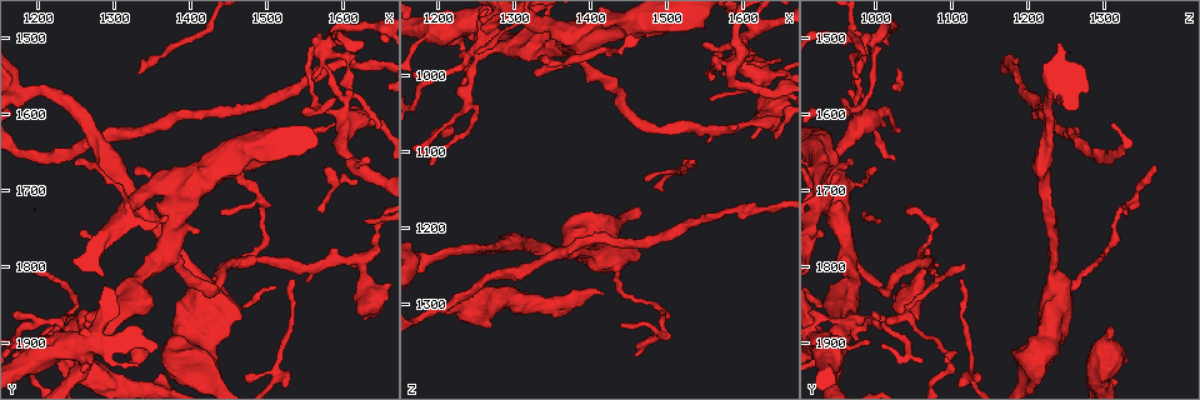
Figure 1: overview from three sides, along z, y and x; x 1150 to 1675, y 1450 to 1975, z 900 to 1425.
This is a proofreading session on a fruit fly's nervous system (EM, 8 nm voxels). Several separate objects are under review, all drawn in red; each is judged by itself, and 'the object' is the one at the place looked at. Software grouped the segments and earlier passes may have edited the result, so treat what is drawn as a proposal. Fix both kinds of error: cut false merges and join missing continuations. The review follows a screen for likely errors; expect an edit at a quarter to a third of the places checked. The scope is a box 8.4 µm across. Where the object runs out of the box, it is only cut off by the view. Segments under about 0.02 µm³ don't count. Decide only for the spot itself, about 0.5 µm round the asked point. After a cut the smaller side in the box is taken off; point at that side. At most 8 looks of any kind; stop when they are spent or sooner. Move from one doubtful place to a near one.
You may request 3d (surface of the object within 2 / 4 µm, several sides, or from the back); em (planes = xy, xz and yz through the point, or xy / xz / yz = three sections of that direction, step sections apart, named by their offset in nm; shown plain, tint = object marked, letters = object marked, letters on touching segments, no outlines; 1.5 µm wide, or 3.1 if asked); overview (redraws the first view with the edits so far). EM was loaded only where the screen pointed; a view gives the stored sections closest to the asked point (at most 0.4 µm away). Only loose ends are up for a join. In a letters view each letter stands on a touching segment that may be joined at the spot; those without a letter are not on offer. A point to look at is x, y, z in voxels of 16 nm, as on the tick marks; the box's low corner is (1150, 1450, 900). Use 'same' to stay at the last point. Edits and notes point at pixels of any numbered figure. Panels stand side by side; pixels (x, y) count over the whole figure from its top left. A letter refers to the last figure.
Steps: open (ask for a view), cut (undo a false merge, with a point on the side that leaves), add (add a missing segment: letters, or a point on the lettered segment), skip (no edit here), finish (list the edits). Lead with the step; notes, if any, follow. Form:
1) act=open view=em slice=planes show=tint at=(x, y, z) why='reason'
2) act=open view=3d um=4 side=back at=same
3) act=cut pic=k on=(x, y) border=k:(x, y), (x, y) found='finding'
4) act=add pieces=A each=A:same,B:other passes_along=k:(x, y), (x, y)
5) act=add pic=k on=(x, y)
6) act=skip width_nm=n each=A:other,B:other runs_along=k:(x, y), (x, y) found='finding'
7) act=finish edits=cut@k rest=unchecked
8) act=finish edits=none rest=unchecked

act=open view=3d um=4 at=(1425, 1835, 1015) why='abrupt turn'

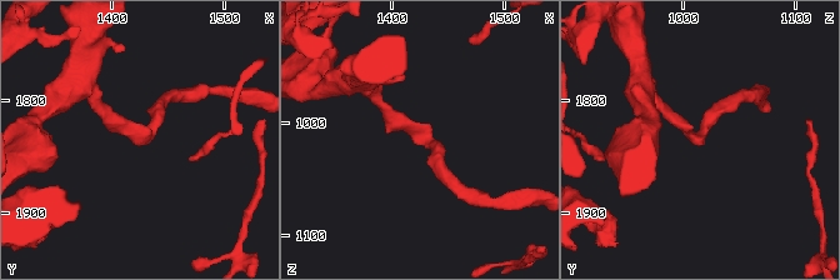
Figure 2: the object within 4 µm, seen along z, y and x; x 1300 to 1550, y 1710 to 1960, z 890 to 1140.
act=open view=em slice=xz step=8 show=plain at=(1428, 1832, 1014)

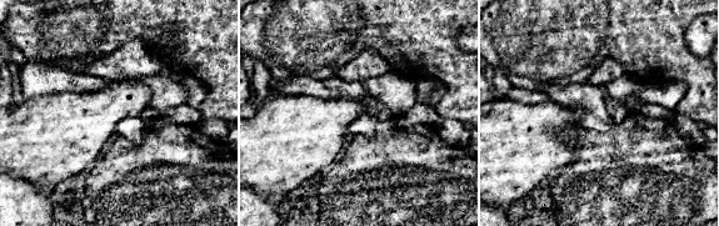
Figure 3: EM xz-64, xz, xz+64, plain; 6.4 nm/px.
act=open view=em slice=xz step=8 show=letters at=same

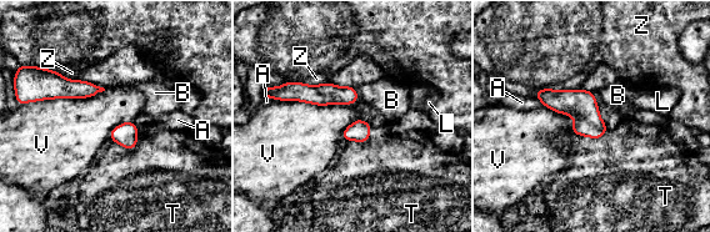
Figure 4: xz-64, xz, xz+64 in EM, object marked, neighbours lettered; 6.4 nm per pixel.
act=skip width_nm=140 each=A:other,B:other,L:other,T:other,V:other,Z:other border=4:(105, 89), (93, 96), (18, 105) found='all the same neuron'

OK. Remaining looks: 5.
act=open view=3d um=4 at=(1390, 1795, 1230) why='sudden change in width'

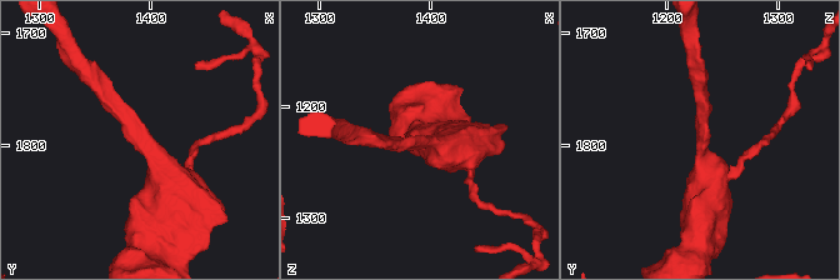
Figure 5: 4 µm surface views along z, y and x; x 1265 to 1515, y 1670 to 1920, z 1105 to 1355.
act=open view=em slice=planes show=plain at=(1394, 1796, 1230) arm_widths_nm=190,600 why='shape alone is not enough'

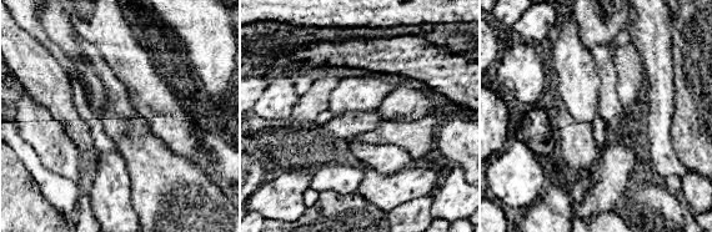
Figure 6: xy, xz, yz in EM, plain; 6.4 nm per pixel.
act=open view=em slice=planes show=letters at=same

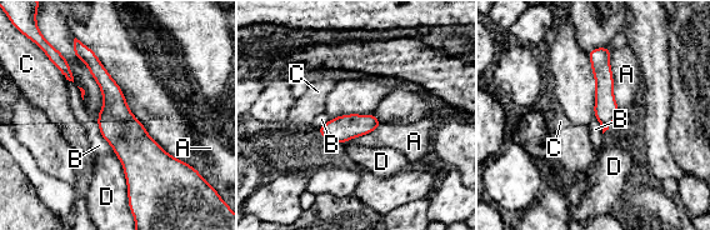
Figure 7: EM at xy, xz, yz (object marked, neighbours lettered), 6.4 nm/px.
act=skip each=A:other,B:other,C:other,D:other found='all the same neuron'

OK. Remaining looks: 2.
act=open view=em slice=planes show=letters at=(1210, 1885, 1310) why='branch stops here'

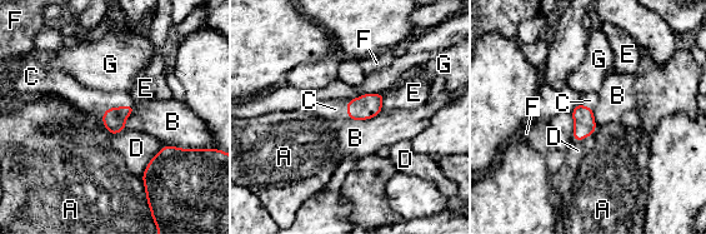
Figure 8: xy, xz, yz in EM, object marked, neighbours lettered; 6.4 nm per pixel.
act=add pieces=C width_nm=140 longest_contact=D:280nm each=A:other,B:other,C:same,D:other,E:other,F:other,G:other found='the neuron continues'

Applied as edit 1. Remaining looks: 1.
act=finish edits=add@8 rest=unchecked

